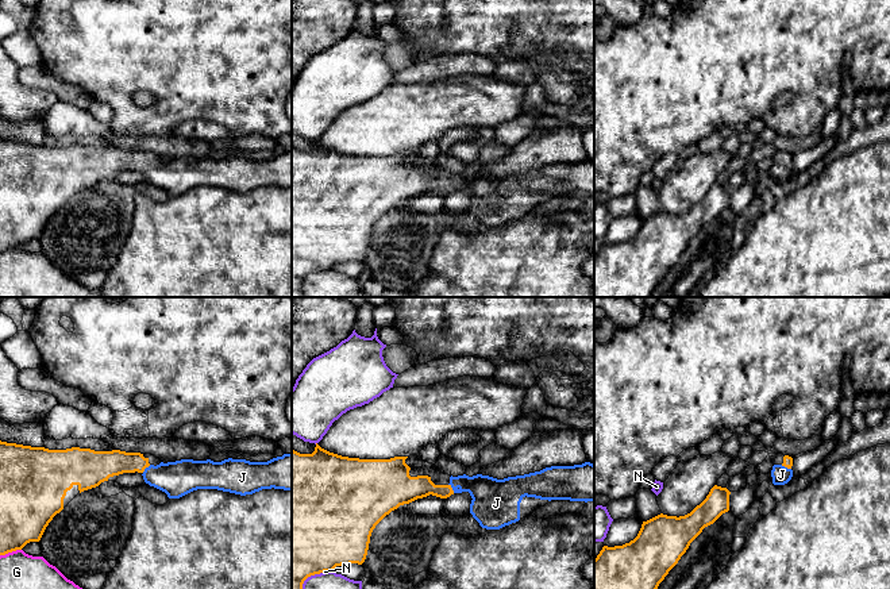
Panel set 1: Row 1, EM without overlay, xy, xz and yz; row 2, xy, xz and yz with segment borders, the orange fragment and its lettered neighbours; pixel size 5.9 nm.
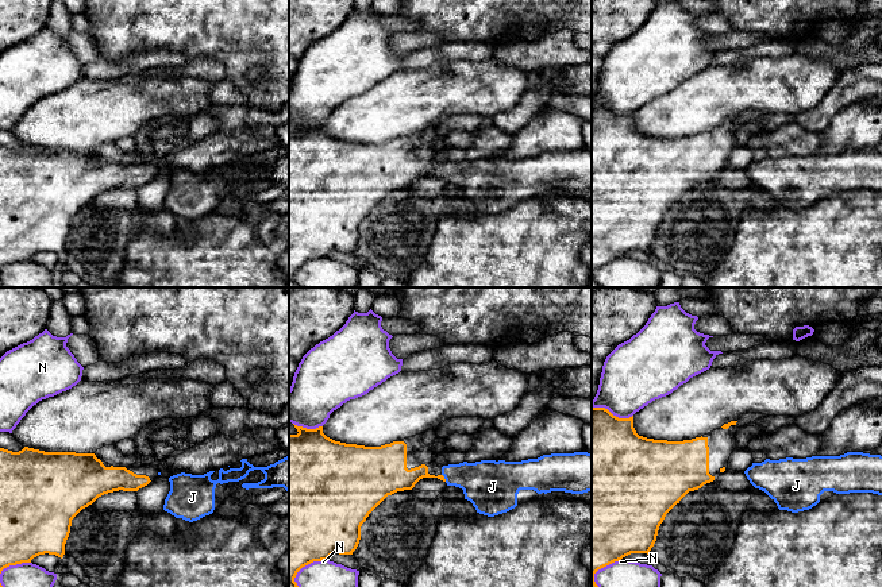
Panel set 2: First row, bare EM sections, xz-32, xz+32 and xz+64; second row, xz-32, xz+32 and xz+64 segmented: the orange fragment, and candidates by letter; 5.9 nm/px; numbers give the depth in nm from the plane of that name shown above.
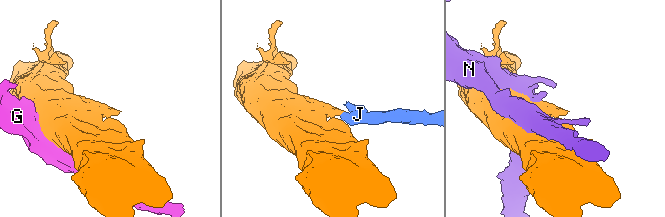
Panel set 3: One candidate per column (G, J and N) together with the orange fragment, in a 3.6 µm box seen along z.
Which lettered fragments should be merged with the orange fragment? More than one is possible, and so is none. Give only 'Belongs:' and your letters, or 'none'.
Belongs: J

